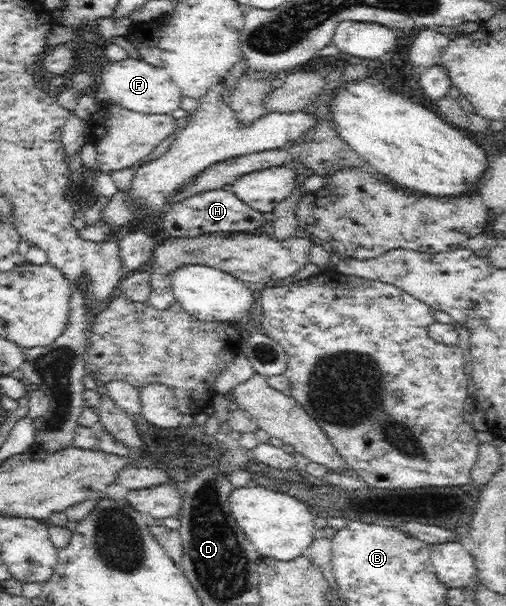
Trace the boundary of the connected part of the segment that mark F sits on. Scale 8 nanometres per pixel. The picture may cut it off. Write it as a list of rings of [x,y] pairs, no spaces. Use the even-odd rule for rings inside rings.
[[[125,58],[109,61],[103,68],[102,84],[111,103],[118,104],[130,111],[146,114],[171,114],[181,107],[183,97],[180,87],[172,80],[164,68],[148,64],[141,58]]]

